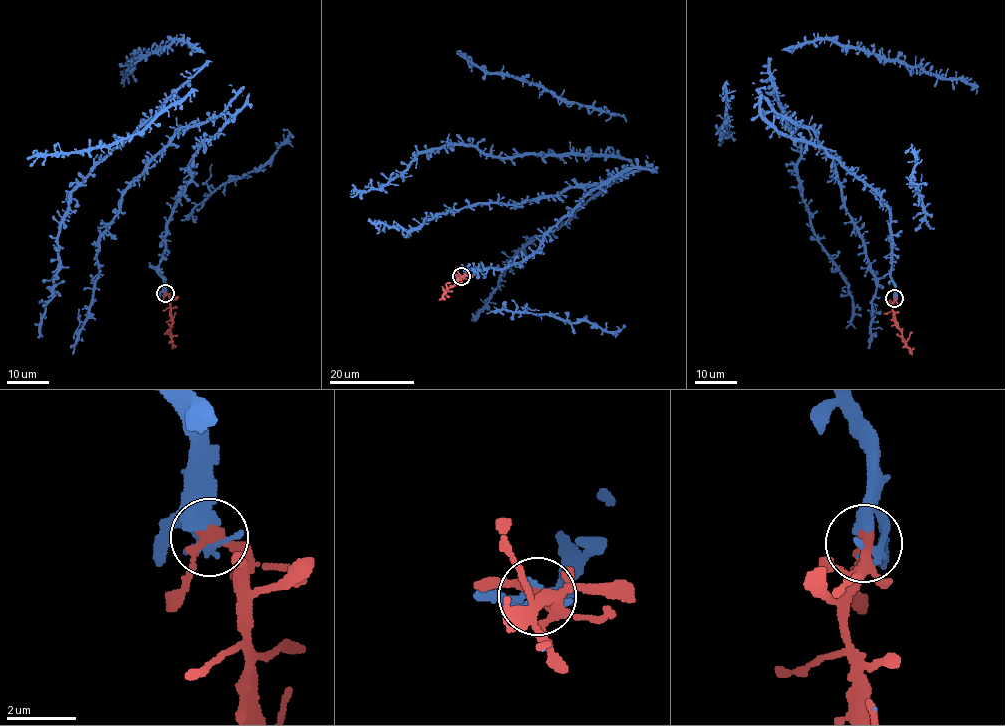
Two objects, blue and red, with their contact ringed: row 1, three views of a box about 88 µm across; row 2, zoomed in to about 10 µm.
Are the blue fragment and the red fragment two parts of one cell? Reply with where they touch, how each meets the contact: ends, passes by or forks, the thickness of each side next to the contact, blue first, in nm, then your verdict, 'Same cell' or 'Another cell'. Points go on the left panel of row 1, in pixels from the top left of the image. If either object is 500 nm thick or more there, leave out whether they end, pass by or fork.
Place: (165, 293). At the ring blue ends. At the ring red passes by. Thickness 280 nm (blue) against 300 nm. Same cell

